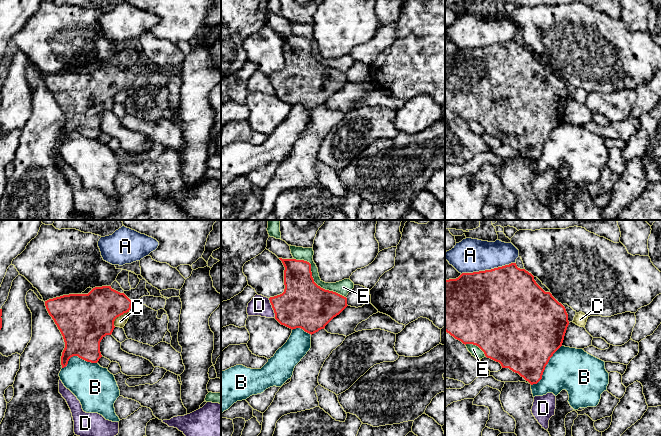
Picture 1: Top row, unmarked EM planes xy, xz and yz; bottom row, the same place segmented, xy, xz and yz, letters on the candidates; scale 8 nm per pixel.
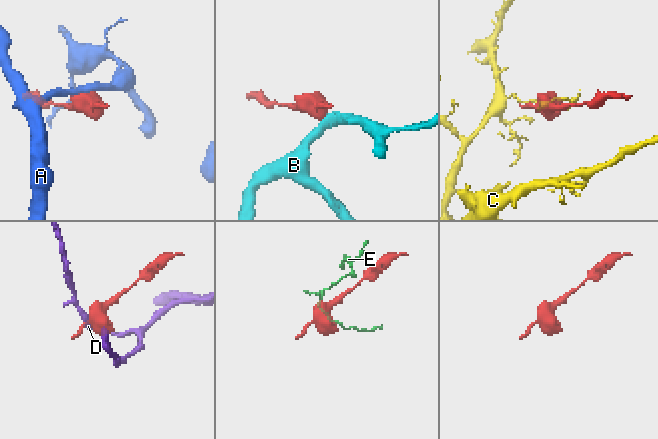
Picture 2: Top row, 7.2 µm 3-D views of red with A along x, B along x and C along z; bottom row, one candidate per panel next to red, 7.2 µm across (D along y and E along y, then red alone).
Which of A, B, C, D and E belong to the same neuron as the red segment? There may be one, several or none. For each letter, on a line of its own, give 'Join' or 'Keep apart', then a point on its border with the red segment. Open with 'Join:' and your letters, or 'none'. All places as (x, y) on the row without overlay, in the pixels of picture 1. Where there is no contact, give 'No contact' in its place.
Join: none
A: Keep apart. Touches red at yz (487, 46)
B: Keep apart. Touches red at yz (545, 142)
C: Keep apart. Touches red at xy (118, 92)
D: Keep apart. Touches red at xz (272, 83)
E: Keep apart. Touches red at xz (313, 56)

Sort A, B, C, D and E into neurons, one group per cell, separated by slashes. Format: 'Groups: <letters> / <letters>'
Groups: A / B / C / D / E

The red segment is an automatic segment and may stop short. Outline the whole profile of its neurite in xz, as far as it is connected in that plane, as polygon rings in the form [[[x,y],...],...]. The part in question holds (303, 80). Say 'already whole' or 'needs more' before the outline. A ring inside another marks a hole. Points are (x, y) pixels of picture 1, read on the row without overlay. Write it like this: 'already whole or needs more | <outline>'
already whole | [[[279,34],[284,43],[284,68],[270,73],[270,79],[275,89],[275,95],[290,105],[301,104],[309,110],[314,110],[325,102],[348,81],[347,74],[333,67],[318,62],[312,53],[311,40],[304,36]]]

